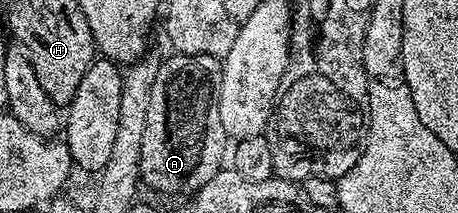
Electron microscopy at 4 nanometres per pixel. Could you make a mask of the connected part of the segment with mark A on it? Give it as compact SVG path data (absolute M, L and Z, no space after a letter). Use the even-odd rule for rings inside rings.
M171 54L159 65L159 73L149 94L149 118L145 118L145 138L141 141L141 162L139 175L144 185L148 184L155 192L164 192L167 196L186 197L196 192L213 174L224 167L229 152L229 137L225 126L221 126L219 113L219 83L223 65L220 57L209 54L181 56Z

